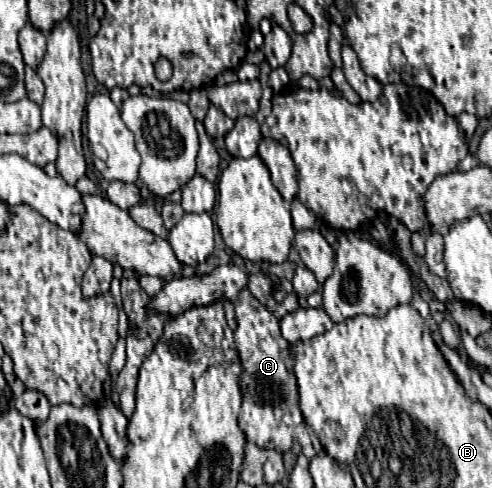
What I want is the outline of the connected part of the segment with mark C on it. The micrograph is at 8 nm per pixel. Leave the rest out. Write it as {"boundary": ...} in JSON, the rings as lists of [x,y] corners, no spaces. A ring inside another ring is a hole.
{"boundary":[[[249,290],[239,294],[235,302],[235,314],[237,328],[233,334],[241,364],[245,368],[241,374],[243,404],[239,412],[239,426],[249,442],[283,454],[293,444],[293,430],[303,424],[289,342],[281,336],[279,320],[265,306],[261,306],[261,302]]]}

